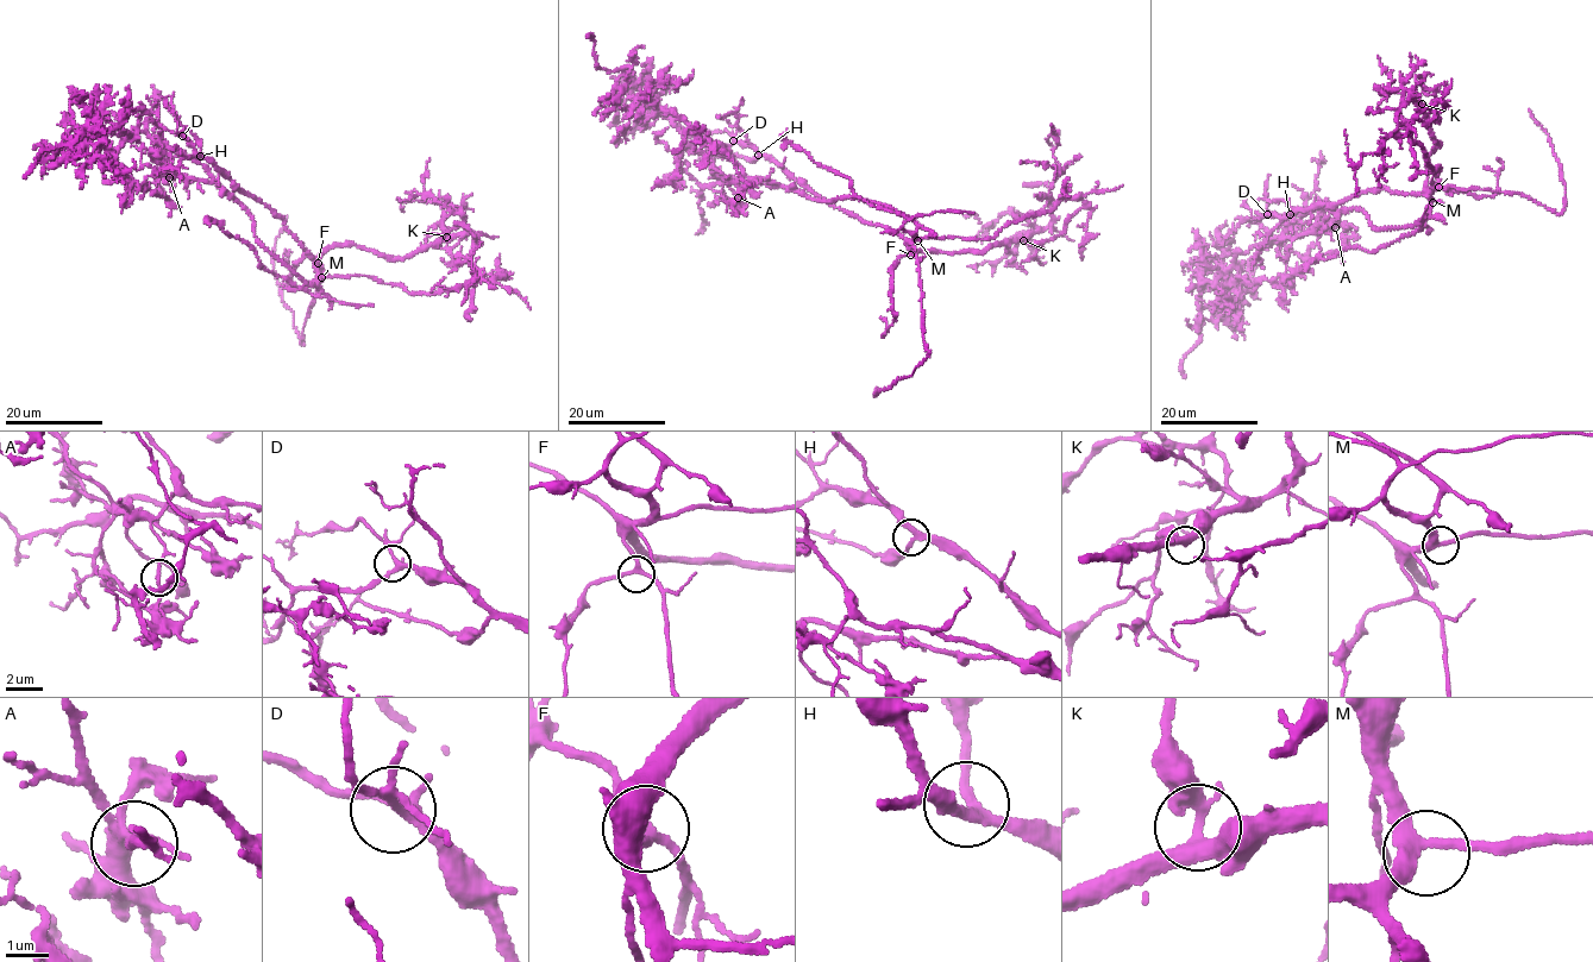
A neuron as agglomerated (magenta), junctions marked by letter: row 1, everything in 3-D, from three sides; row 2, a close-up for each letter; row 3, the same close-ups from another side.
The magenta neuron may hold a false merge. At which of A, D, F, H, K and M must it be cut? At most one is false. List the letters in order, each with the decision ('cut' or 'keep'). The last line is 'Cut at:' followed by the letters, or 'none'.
A: cut
D: keep
F: keep
H: keep
K: keep
M: keep
Cut at: A

